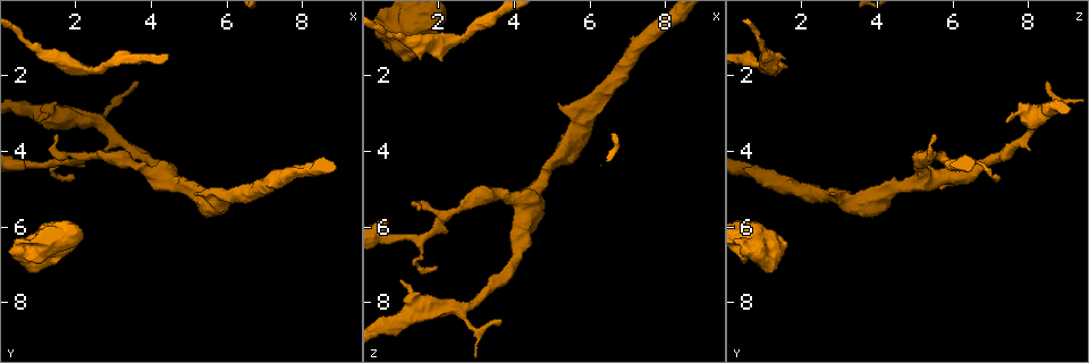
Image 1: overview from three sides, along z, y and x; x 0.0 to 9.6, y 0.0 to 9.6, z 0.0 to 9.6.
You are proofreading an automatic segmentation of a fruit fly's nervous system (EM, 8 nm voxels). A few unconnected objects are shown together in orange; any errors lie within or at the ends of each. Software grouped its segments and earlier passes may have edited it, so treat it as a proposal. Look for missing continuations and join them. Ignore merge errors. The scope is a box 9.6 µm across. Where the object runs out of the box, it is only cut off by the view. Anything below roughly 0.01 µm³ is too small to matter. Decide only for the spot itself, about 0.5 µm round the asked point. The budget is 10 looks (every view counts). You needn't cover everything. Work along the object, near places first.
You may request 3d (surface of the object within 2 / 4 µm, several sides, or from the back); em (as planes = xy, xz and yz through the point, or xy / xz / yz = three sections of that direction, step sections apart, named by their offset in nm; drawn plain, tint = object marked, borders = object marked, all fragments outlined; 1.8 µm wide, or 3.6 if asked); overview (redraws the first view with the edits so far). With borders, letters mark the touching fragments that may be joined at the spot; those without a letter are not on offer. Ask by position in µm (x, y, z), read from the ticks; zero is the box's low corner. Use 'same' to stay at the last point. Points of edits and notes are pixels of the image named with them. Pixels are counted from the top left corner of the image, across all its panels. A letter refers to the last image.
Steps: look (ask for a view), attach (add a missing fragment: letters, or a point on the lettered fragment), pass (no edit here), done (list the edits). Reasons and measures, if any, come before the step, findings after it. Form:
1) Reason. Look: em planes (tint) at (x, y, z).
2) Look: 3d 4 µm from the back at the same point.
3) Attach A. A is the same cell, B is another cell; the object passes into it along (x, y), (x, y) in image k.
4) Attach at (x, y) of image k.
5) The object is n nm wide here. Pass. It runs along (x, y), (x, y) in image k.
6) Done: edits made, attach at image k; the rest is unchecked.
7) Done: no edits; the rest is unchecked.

Thin end. Look: em planes (borders) at (0.95, 3.15, 7.45).

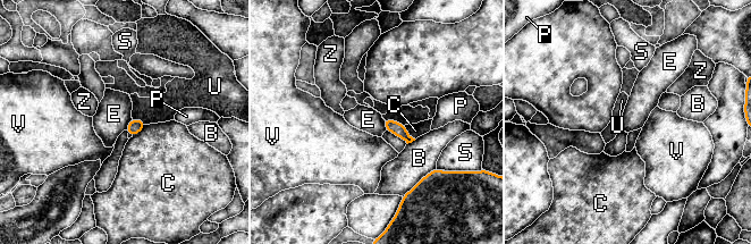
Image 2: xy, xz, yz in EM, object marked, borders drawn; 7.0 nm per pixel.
The object is 90 nm wide here; the longest contact is with B, 320 nm. Pass. B, C, E, P, S, U, V and Z are other cells; no lettered fragment goes on from it.

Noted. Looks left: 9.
Look: 3d 2 µm at (1.15, 1.45, 1.10).

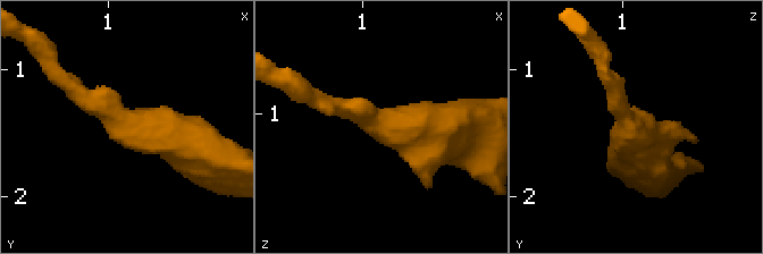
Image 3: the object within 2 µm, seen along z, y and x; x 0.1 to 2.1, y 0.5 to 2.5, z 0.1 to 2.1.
The arms are 160, 340 nm wide; shape alone is not enough. Look: em xz step 8 (borders) at (1.14, 1.40, 1.08).

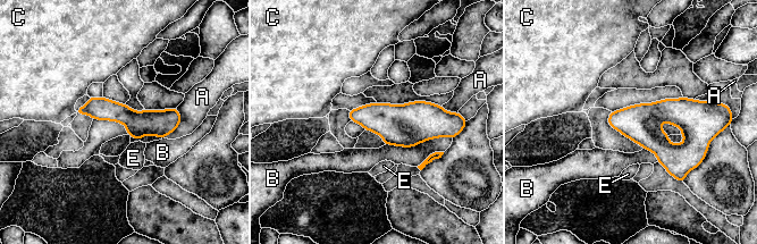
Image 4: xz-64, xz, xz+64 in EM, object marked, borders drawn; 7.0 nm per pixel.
Cut it another way. Look: em planes (borders) at the same point.

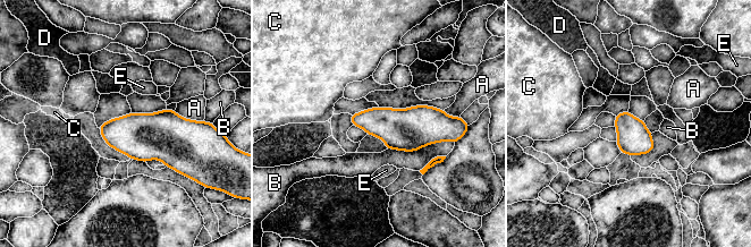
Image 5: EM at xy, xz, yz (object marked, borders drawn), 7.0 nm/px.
Pass. A, B, C, D and E are other cells; no lettered fragment goes on from it.

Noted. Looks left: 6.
Thick end. Look: 3d 4 µm at (5.15, 5.05, 2.80).

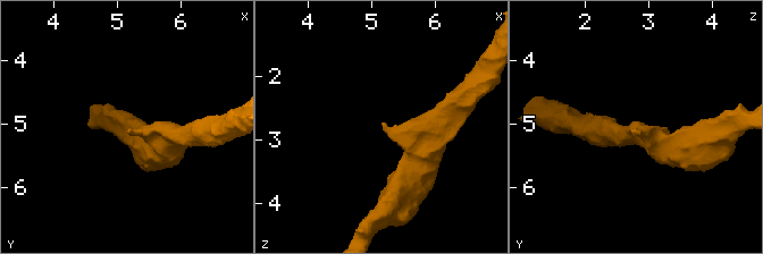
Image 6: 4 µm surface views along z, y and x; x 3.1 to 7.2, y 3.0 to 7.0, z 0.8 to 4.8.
Need the tissue. Look: em xy step 8 (borders) at (5.15, 5.10, 2.75).

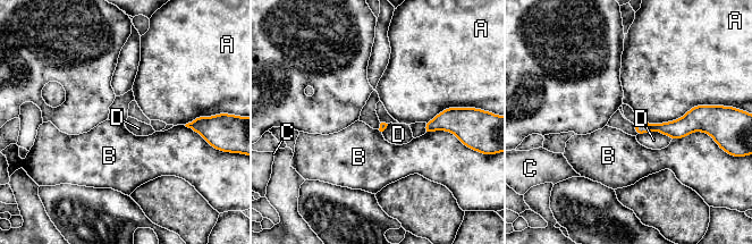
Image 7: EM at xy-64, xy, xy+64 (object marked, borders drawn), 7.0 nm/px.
Pass. A, B, C and D are other cells; it runs along (699, 115), (683, 127), (638, 129) in image 7; none of them fits.

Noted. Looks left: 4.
Sharp bend. Look: 3d 4 µm at (0.85, 6.50, 0.80).

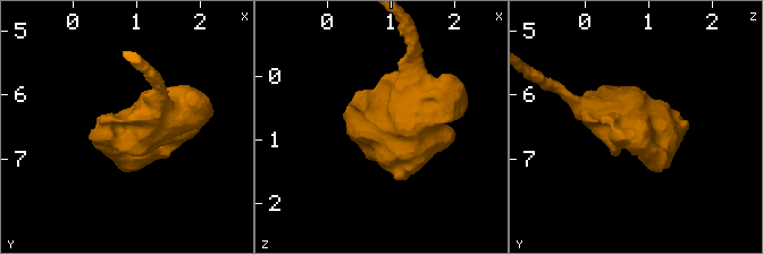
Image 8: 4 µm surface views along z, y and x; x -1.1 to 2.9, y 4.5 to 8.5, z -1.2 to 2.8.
Look: em 3.6 µm planes (tint) at (0.80, 6.55, 0.85).

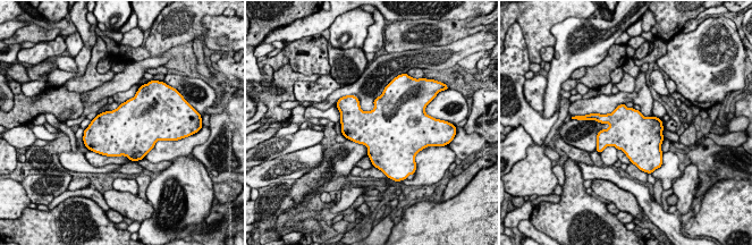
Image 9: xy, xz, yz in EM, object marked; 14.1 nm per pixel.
See the neighbours. Look: em 3.6 µm planes (borders) at the same point.

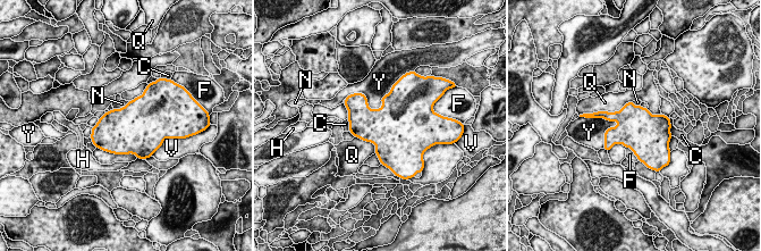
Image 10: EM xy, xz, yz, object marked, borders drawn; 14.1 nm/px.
Pass. C, F, H, N, Q, V and Y are other cells; a border runs along (632, 100), (618, 110), (598, 111) in image 10; no lettered fragment goes on from it.

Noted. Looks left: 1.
Done: no edits; the rest is unchecked.

